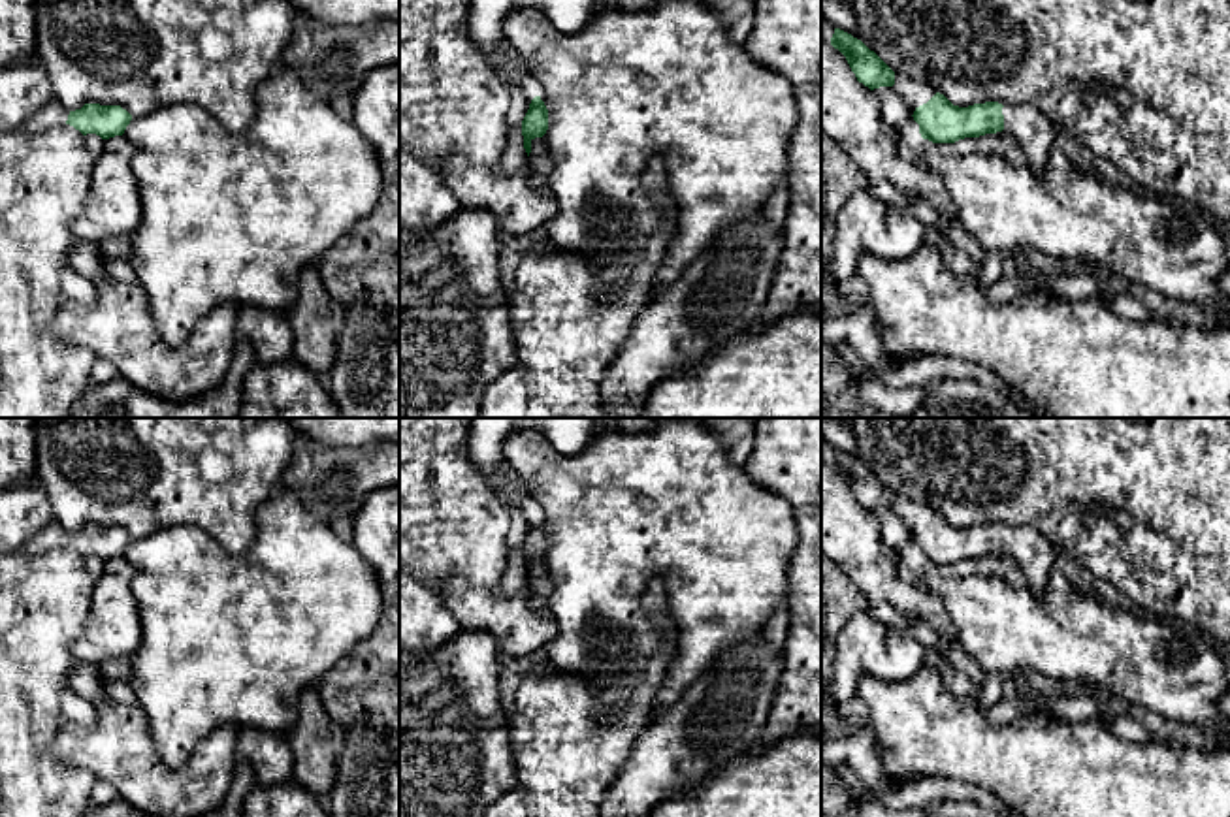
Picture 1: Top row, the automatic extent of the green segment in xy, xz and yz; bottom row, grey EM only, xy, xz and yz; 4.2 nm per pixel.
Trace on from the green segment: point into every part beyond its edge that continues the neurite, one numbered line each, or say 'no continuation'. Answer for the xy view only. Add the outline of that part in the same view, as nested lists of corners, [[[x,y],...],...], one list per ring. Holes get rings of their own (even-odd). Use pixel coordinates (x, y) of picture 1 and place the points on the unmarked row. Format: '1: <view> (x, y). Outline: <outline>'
1: xy (53, 535). Outline: [[[51,521],[24,546],[24,550],[28,553],[43,553],[55,548],[62,548],[66,546],[68,537],[70,533],[58,521]]]

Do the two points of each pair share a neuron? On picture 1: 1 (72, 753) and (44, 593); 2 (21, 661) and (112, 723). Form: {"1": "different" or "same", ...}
{"1": "different", "2": "different"}

